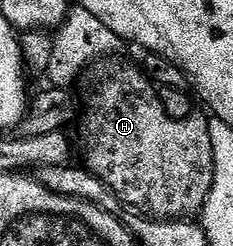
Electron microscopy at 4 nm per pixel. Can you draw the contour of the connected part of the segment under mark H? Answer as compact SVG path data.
M122 56L105 57L102 60L97 60L88 65L82 71L81 85L83 83L83 97L81 95L81 124L83 123L83 141L87 144L87 150L84 151L83 157L85 168L97 179L101 179L107 184L107 188L119 197L119 200L124 206L132 205L135 209L140 209L148 218L156 221L182 221L184 219L195 219L202 214L206 207L206 201L210 199L210 191L214 185L214 153L213 143L210 141L210 127L208 118L193 115L184 121L177 119L169 119L169 115L165 111L165 107L159 98L159 89L142 68L137 64L134 65L131 61L125 61Z

